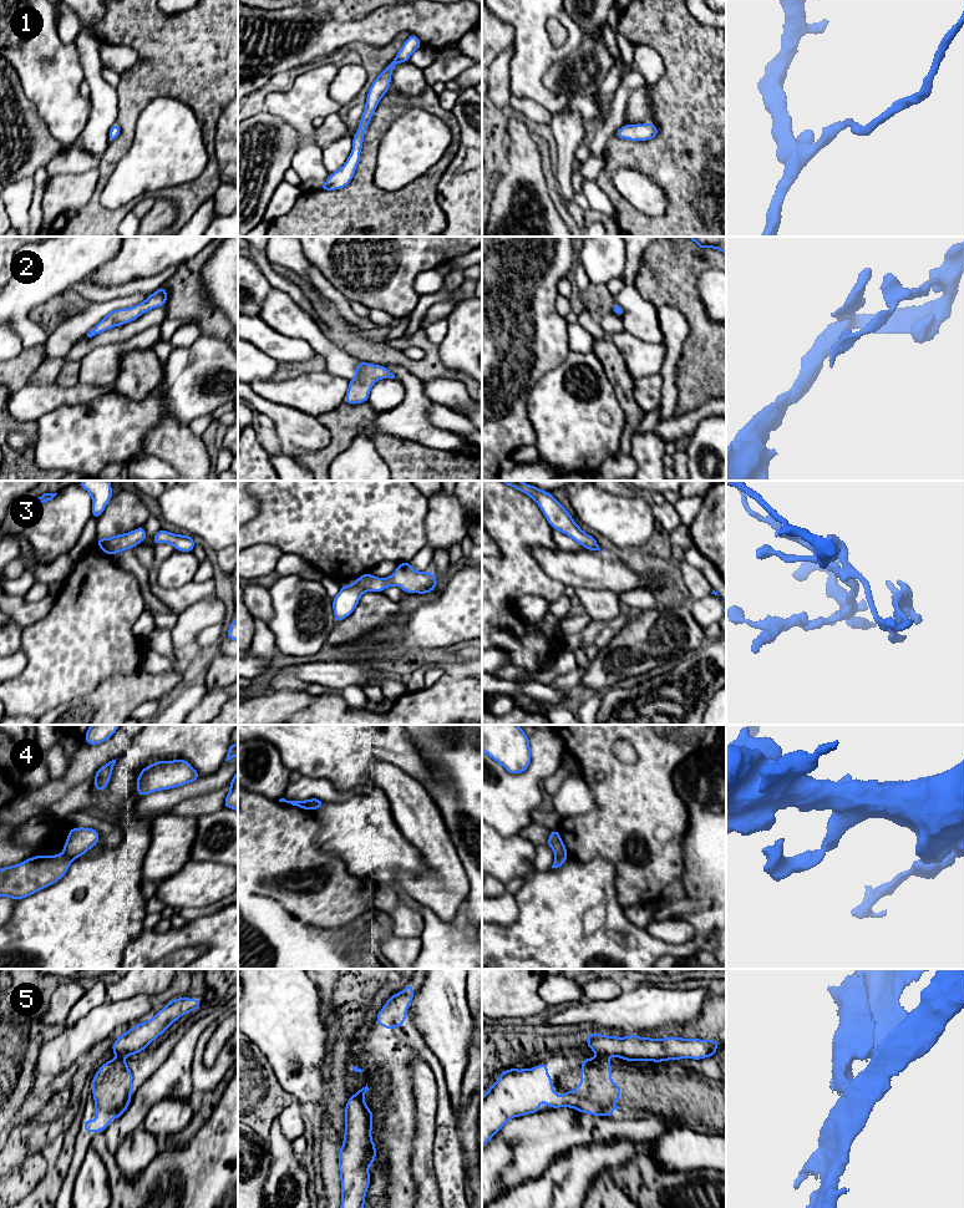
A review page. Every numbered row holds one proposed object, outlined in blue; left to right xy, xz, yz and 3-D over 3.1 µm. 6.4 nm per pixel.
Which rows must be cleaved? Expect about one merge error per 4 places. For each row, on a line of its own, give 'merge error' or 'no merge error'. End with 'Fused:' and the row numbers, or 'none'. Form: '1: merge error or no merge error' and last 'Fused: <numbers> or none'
1: no merge error
2: no merge error
3: no merge error
4: merge error
5: merge error
Fused: 4, 5

